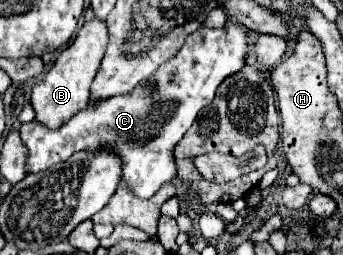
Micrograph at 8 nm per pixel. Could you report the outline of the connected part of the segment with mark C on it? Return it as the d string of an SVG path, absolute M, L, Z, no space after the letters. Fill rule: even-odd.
M228 20L224 28L218 30L202 26L186 38L174 58L166 60L154 76L142 80L132 92L94 100L56 130L50 130L36 120L22 124L20 138L28 148L26 172L42 172L68 160L76 152L96 152L108 146L120 156L122 182L132 194L138 198L152 198L162 184L174 180L174 148L198 116L200 108L214 100L216 88L224 78L244 68L248 44L248 30L236 20Z

